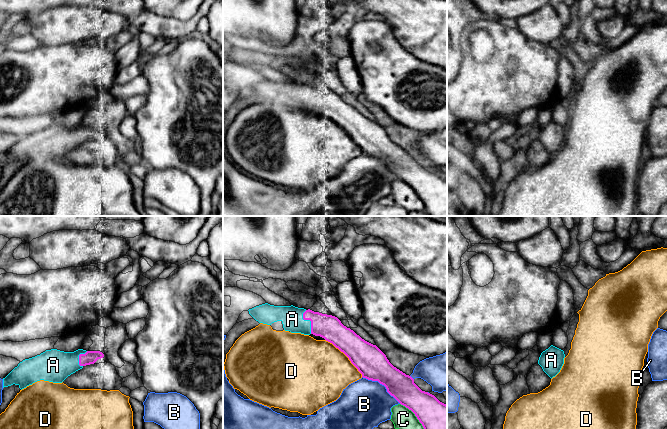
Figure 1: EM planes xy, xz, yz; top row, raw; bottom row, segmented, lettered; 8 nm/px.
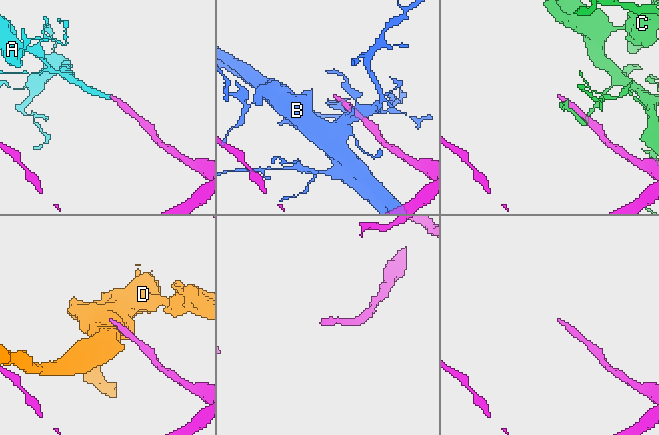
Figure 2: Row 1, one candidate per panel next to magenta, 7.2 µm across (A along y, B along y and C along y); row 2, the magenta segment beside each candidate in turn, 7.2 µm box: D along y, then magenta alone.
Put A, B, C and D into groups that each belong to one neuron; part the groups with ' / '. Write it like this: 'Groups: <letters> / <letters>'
Groups: A / B / C / D

